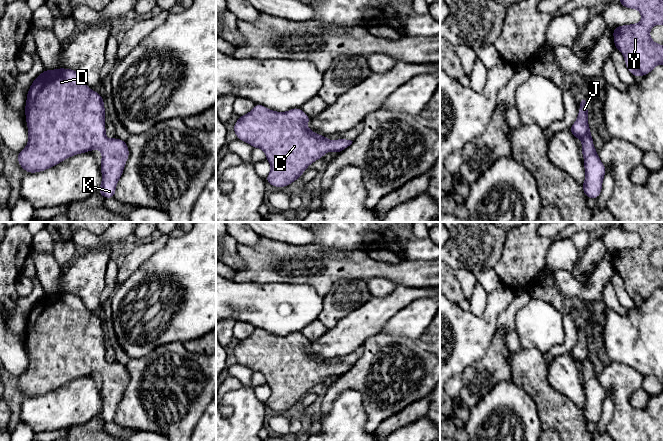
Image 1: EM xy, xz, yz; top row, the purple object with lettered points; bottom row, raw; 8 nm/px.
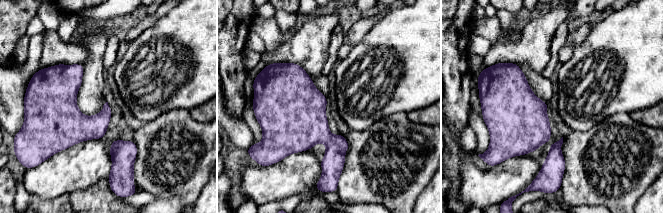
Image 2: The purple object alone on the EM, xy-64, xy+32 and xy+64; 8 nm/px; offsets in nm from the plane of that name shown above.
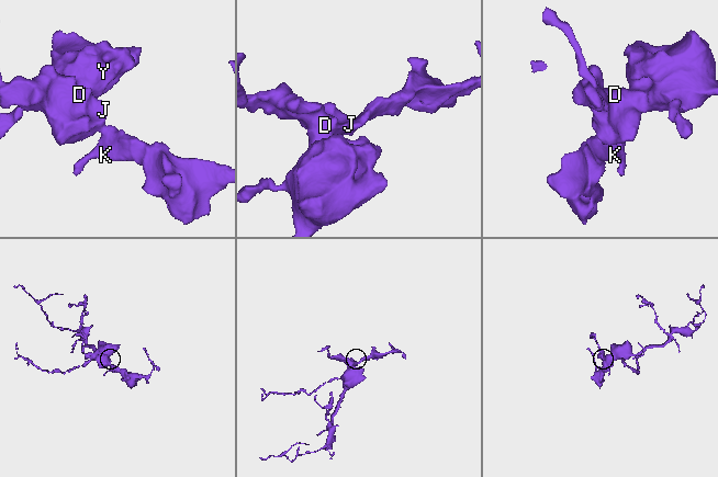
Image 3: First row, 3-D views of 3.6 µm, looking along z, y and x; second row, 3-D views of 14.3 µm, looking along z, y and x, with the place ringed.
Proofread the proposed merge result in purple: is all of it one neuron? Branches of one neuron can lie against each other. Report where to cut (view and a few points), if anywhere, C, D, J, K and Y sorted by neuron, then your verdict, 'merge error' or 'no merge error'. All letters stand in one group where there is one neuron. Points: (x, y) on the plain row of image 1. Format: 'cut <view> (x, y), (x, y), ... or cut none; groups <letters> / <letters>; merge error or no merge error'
cut none; groups C D J K Y; no merge error

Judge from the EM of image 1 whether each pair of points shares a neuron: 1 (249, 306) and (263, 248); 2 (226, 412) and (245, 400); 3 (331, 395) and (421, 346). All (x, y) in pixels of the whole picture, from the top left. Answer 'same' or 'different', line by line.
1: different
2: different
3: same

